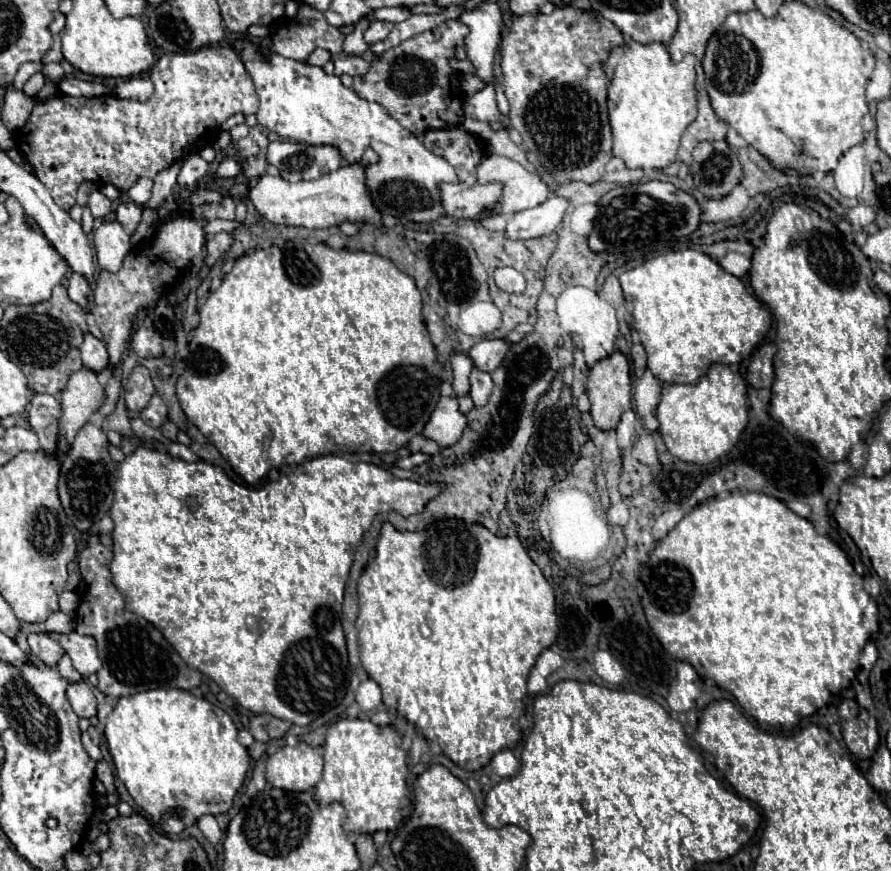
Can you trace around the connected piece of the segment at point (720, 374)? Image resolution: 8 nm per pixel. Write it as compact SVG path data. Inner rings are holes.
M712 365L696 385L664 385L660 403L656 407L656 417L660 421L660 435L668 451L686 463L708 465L730 453L738 443L740 433L748 425L748 405L746 405L746 381L740 373L730 371L726 365Z

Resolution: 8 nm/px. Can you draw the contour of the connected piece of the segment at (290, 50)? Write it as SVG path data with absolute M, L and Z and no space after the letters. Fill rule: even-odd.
M300 5L296 19L274 31L272 51L288 59L306 61L306 57L318 47L330 51L332 55L340 55L342 39L344 35L336 27L328 25L320 11L310 5Z

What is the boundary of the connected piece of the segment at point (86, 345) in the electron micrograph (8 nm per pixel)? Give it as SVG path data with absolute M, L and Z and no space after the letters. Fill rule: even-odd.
M90 333L84 335L84 343L80 345L80 355L82 355L84 367L94 371L94 373L100 373L100 371L108 369L108 365L110 365L106 345L100 339L96 339L94 335L90 335Z

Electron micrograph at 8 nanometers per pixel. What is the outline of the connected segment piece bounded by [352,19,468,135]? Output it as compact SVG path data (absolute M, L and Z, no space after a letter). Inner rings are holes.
M444 21L442 25L434 27L432 31L426 31L426 33L420 33L408 41L402 41L400 45L384 51L380 55L378 61L372 63L370 71L362 77L354 77L354 85L352 89L362 97L362 99L368 99L368 101L374 101L374 103L380 103L382 107L388 109L388 113L398 121L402 123L402 127L406 127L408 131L412 131L414 135L420 135L428 129L452 129L460 123L462 119L462 97L458 93L452 91L452 83L450 83L450 63L448 59L454 57L454 47L456 45L462 45L464 43L464 37L468 35L468 27L460 21Z

